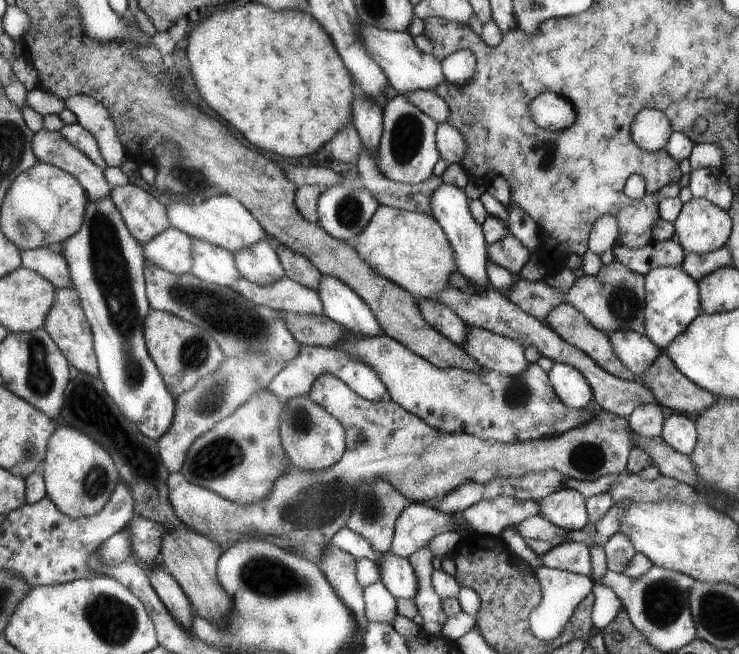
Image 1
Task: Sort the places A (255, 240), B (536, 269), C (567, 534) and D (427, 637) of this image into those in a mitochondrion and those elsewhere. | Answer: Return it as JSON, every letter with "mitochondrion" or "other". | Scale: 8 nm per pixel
{"A":"other","B":"other","C":"other","D":"other"}

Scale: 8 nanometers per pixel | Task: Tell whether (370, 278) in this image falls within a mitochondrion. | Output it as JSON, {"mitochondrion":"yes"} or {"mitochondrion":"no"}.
{"mitochondrion":"no"}

